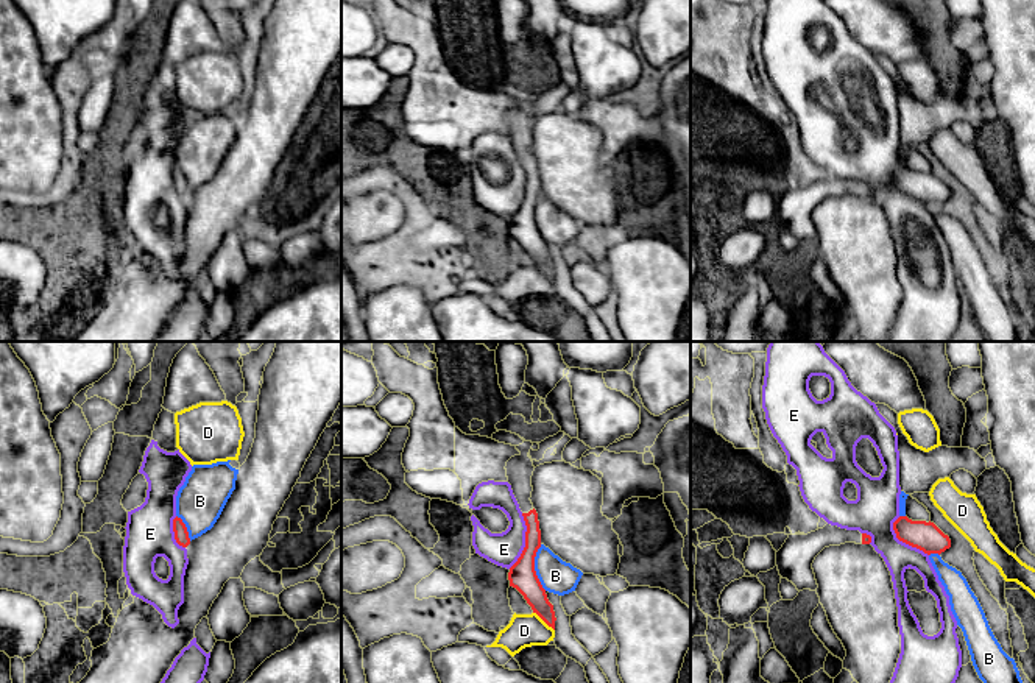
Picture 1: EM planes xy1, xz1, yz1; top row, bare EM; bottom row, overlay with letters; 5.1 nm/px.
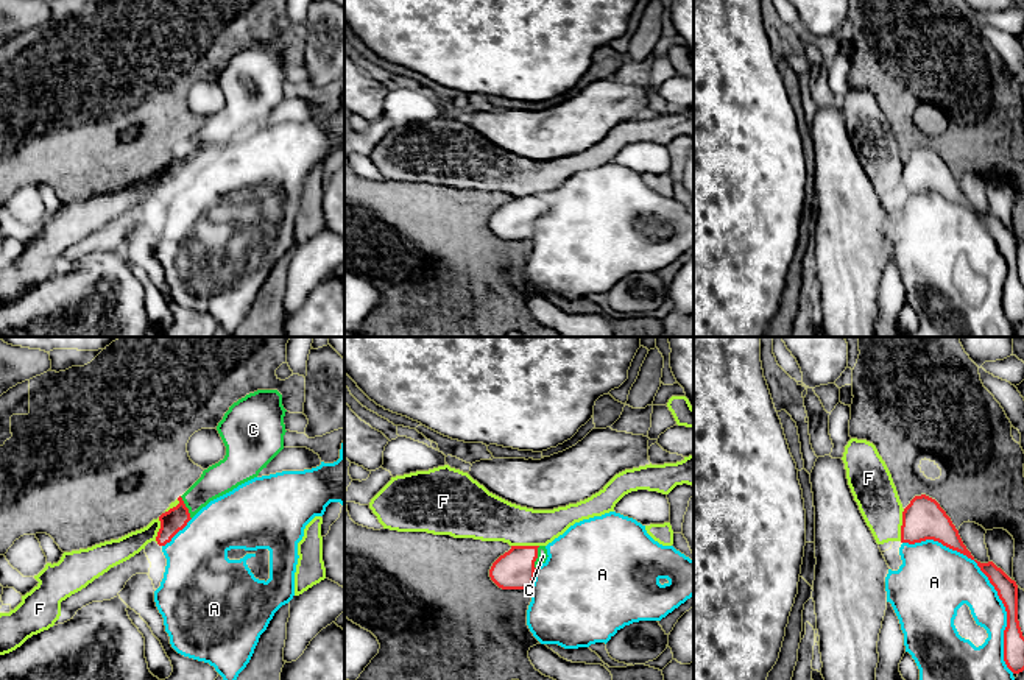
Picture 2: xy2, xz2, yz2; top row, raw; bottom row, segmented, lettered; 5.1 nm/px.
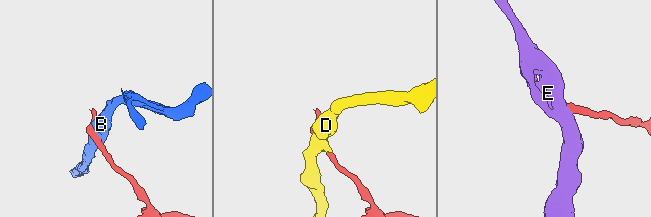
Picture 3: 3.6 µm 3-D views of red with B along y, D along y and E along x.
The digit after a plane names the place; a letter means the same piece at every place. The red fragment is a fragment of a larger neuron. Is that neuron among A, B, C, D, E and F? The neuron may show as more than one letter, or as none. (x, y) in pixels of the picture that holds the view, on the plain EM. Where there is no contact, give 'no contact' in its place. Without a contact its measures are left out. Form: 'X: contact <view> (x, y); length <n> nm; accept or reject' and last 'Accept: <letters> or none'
A: contact yz2 (990, 233); length 900 nm; reject
B: contact xz1 (533, 219); length 240 nm; reject
C: contact xy2 (186, 158); length 130 nm; accept
D: contact xz1 (544, 272); length 150 nm; reject
E: contact xz1 (526, 192); length 300 nm; reject
F: contact yz2 (903, 175); length 170 nm; reject
Accept: C

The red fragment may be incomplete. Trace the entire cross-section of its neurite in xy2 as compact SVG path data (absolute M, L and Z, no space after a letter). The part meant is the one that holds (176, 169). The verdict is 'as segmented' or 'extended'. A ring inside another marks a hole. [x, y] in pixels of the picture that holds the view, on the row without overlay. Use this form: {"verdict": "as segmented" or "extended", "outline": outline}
{"verdict": "extended", "outline": "M257 41L234 53L217 81L226 106L203 122L178 148L179 154L159 167L156 192L165 197L210 151L254 129L284 100L285 59L277 41Z"}

